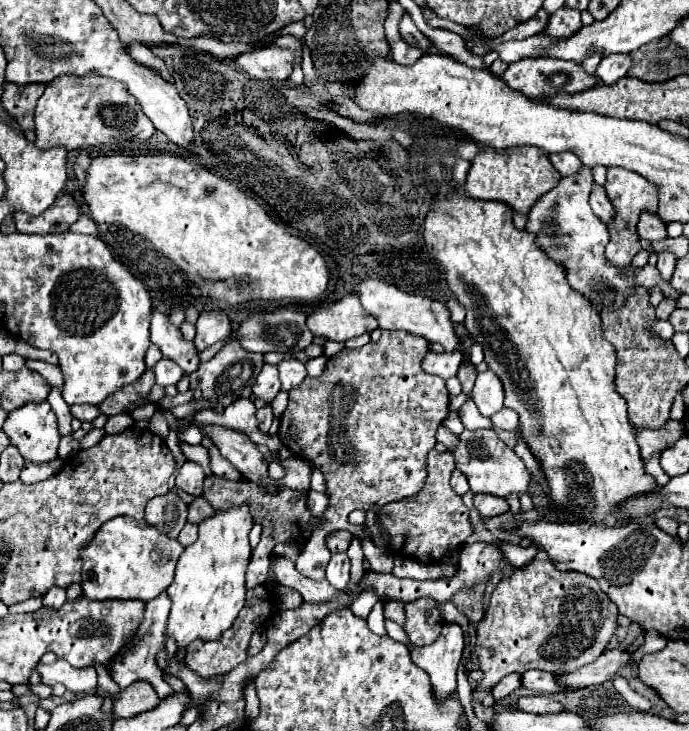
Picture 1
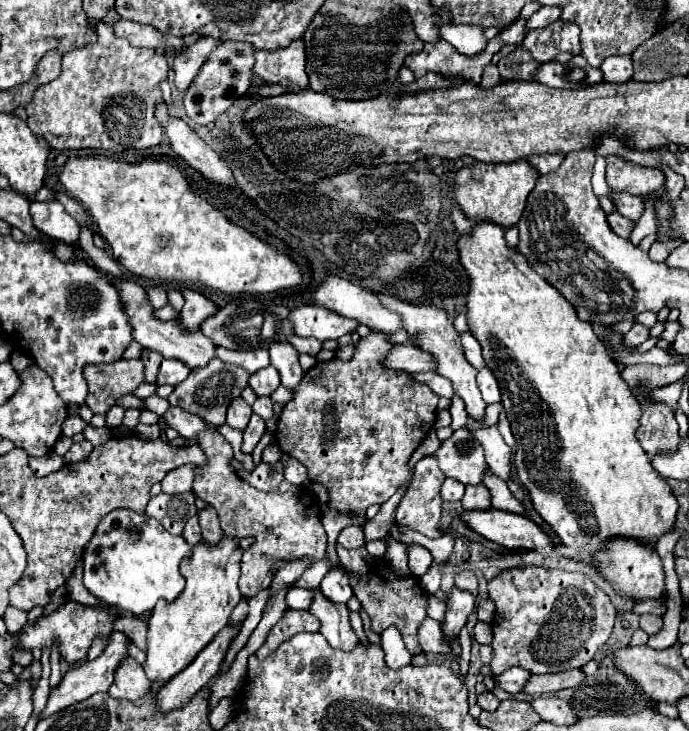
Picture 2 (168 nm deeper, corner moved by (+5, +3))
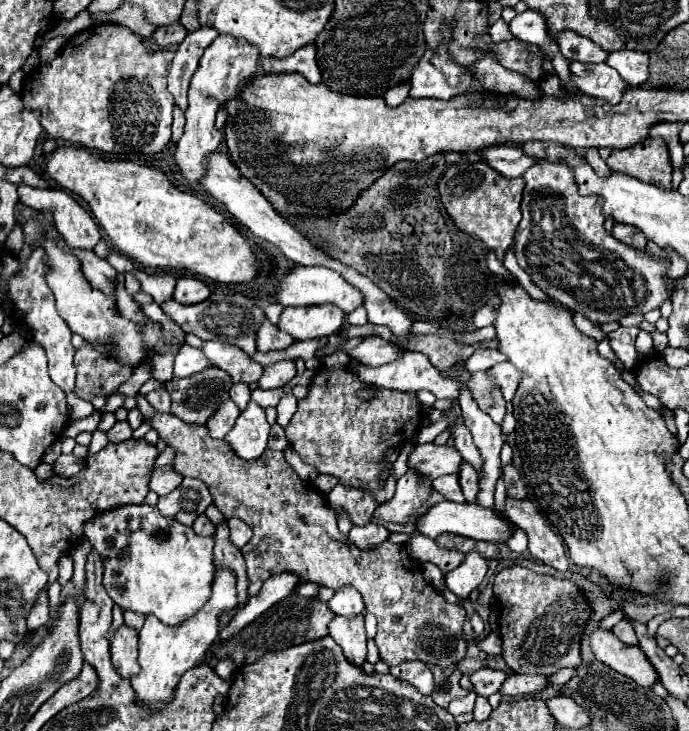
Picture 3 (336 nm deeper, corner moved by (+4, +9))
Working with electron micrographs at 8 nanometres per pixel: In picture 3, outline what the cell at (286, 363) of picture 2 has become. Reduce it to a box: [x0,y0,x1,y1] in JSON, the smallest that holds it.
[256,317,294,353]

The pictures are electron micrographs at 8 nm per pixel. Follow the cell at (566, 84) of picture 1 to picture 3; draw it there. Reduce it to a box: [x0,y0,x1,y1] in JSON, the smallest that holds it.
[570,61,632,105]

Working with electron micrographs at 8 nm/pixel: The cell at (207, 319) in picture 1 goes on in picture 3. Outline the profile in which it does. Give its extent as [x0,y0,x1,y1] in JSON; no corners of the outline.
[174,277,210,303]

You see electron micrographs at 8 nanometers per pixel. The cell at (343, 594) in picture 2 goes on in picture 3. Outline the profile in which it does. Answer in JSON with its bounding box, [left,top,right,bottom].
[328,587,364,619]

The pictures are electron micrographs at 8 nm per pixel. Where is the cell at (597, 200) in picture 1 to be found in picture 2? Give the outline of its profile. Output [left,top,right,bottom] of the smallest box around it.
[607,211,633,237]

